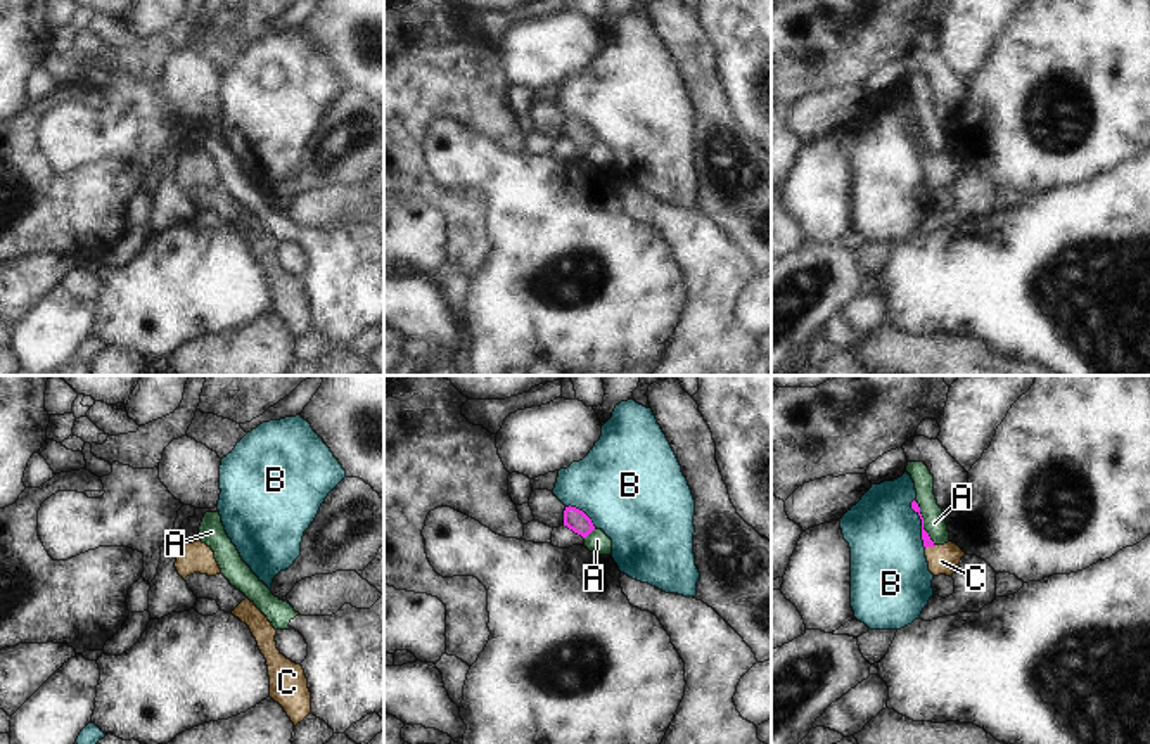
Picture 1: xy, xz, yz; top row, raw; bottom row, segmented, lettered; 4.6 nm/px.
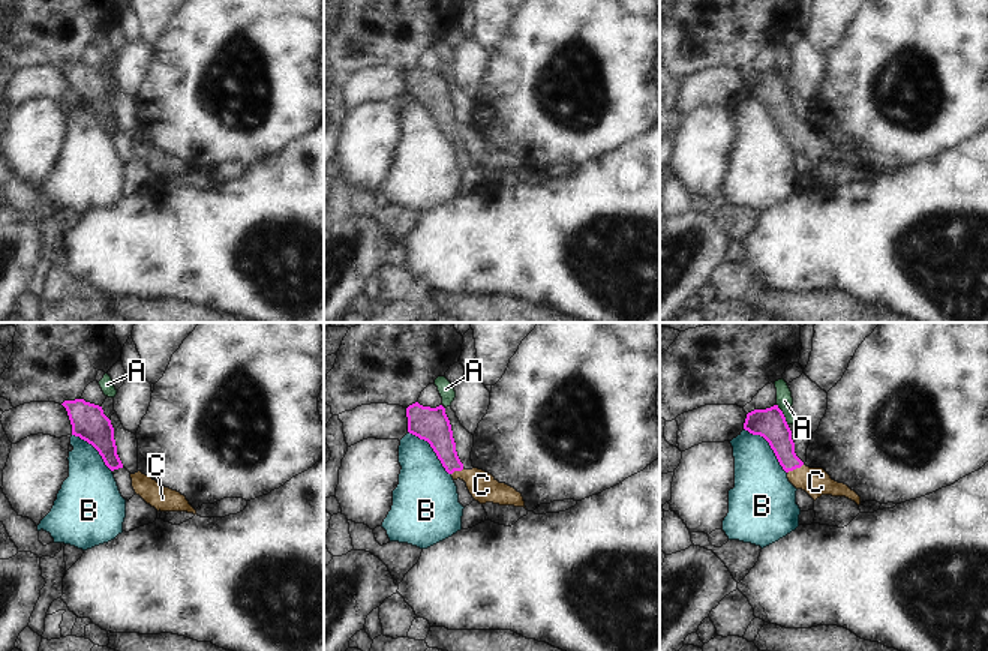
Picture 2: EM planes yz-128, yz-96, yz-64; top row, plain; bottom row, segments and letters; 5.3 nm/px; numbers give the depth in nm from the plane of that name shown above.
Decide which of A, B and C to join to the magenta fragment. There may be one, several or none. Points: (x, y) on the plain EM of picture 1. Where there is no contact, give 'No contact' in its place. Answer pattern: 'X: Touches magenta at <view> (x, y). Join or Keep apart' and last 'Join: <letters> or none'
A: Touches magenta at yz (922, 139). Keep apart
B: Touches magenta at yz (922, 135). Keep apart
C: Touches magenta at yz (931, 158). Join
Join: C.

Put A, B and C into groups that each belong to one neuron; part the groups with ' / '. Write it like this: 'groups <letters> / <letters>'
groups A / B / C

